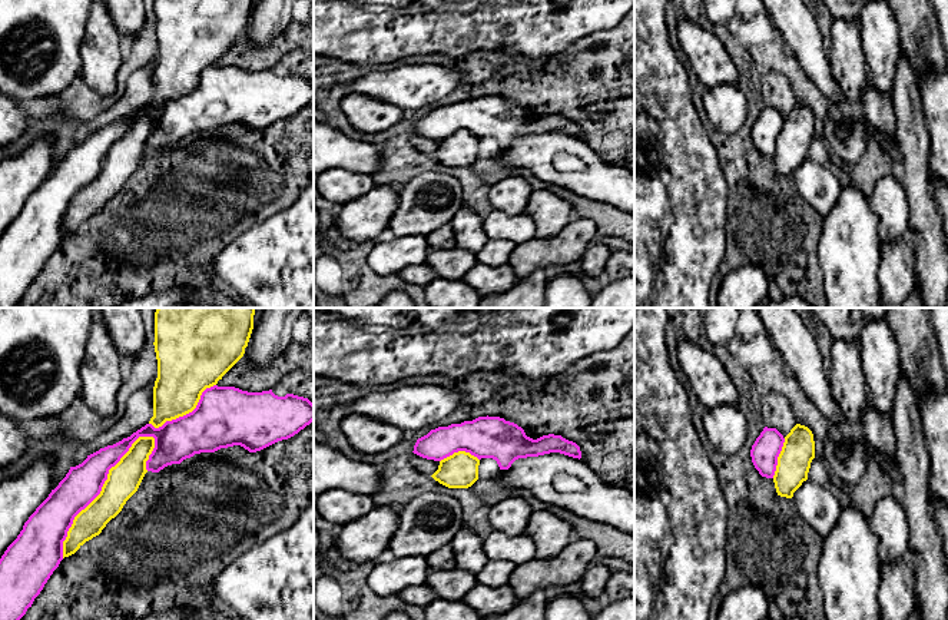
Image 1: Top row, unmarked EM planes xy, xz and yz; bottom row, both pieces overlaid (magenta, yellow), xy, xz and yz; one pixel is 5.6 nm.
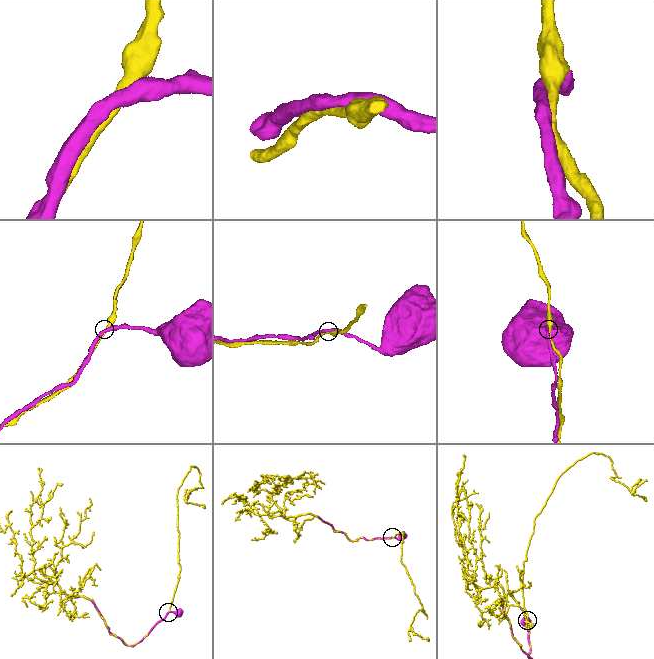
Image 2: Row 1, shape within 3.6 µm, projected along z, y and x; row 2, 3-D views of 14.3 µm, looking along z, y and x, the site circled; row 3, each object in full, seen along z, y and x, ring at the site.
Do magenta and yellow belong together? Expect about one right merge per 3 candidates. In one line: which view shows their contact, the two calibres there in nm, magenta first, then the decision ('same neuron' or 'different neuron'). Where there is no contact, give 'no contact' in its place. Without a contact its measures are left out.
xy | 220/190 nm | same neuron

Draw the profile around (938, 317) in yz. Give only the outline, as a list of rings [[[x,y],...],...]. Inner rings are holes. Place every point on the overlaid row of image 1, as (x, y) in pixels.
[[[929,308],[929,321],[937,334],[939,354],[942,357],[945,377],[948,382],[948,308]]]

